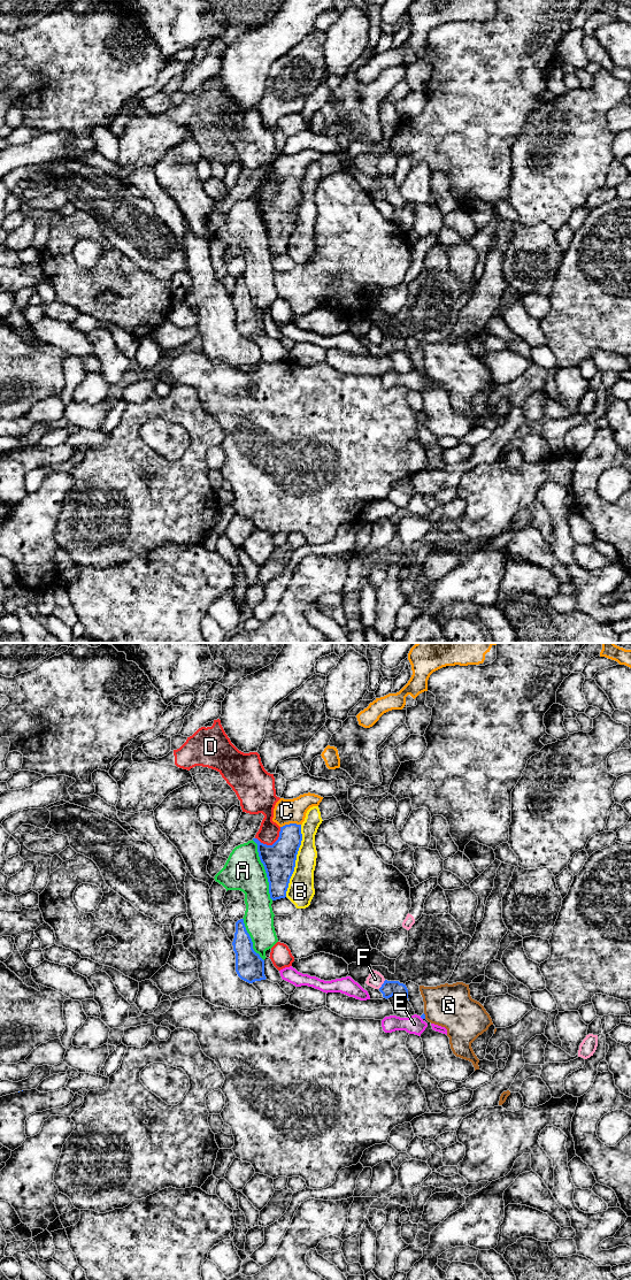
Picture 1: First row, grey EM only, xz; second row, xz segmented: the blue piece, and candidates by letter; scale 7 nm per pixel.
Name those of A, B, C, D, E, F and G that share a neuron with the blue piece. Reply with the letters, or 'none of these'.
C

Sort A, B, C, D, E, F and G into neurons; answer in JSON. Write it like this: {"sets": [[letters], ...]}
{"sets": [["A"], ["B"], ["C"], ["D"], ["E"], ["F"], ["G"]]}

